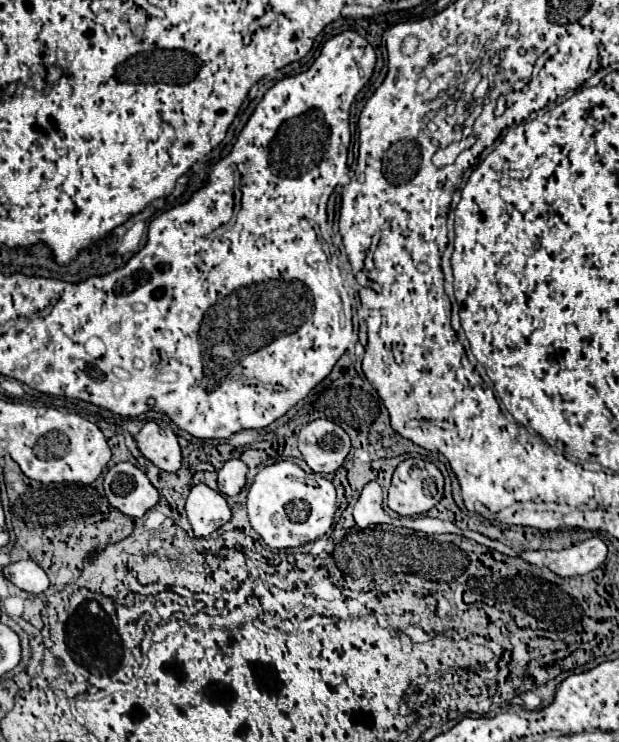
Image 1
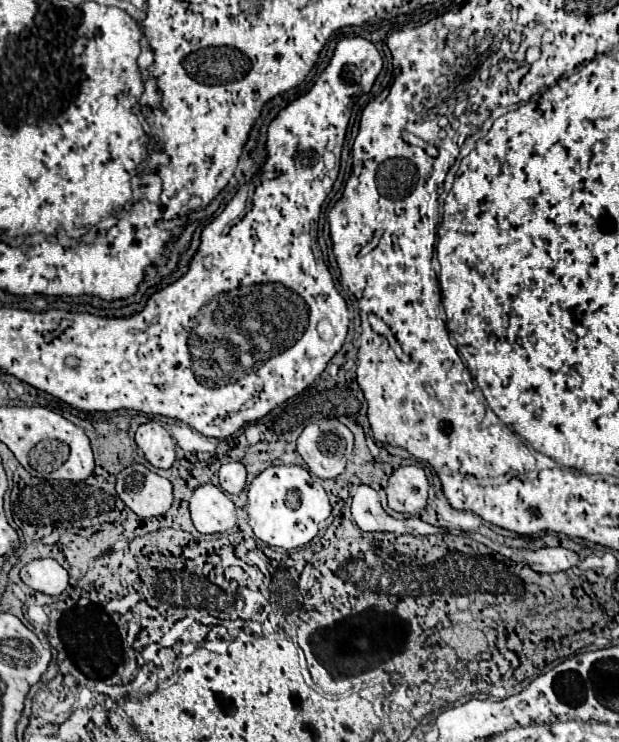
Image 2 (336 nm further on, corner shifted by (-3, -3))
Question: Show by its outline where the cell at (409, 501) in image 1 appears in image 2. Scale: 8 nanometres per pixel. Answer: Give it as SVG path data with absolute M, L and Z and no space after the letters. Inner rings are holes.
M401 466L389 476L387 502L403 514L417 514L425 508L429 482L419 466Z

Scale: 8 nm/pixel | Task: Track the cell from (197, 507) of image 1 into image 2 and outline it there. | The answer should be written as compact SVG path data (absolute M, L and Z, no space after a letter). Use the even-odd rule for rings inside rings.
M213 484L195 488L188 508L192 523L201 534L221 534L235 526L233 502Z

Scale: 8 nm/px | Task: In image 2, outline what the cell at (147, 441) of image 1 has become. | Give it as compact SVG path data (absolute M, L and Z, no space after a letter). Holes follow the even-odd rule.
M157 422L141 424L135 432L135 442L155 468L171 468L175 462L175 440Z

